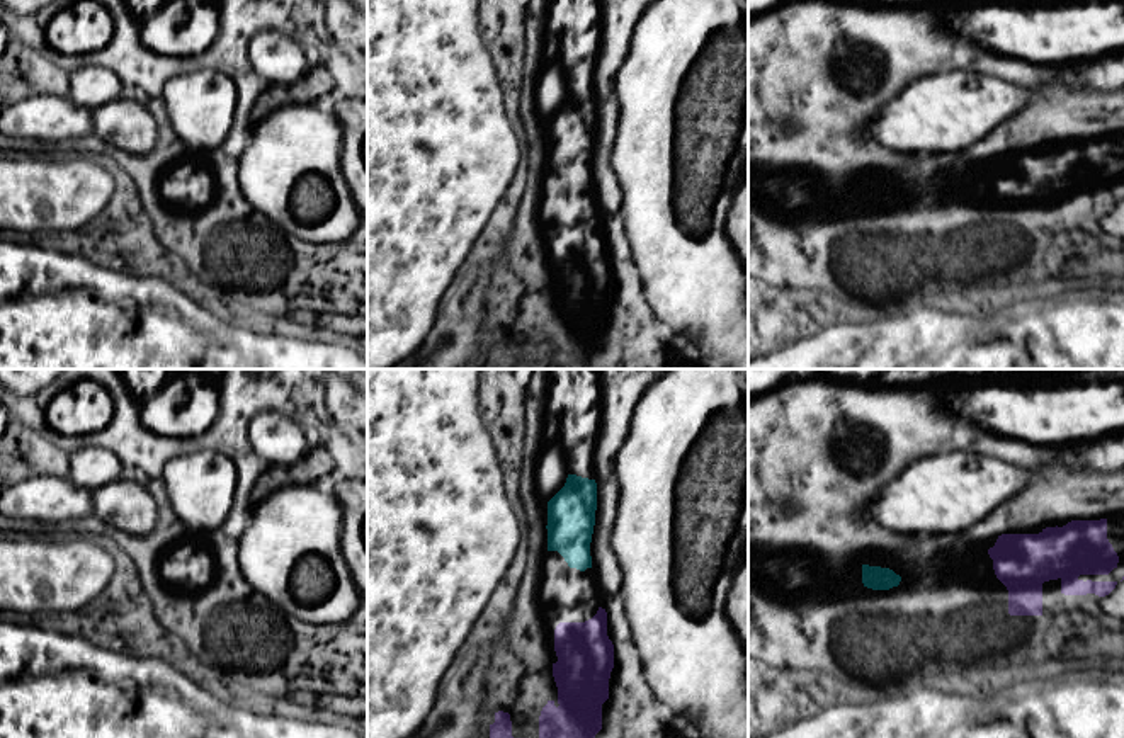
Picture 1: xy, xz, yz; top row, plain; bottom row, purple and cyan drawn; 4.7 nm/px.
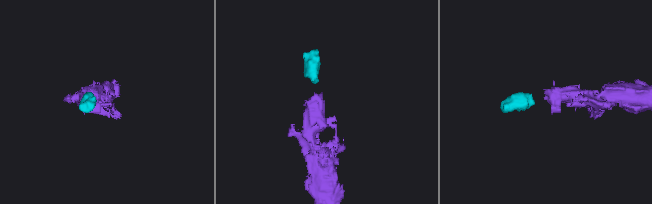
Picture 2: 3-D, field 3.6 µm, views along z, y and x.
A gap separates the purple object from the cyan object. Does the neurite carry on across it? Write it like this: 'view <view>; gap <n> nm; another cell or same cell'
view xz; gap 190 nm; same cell

